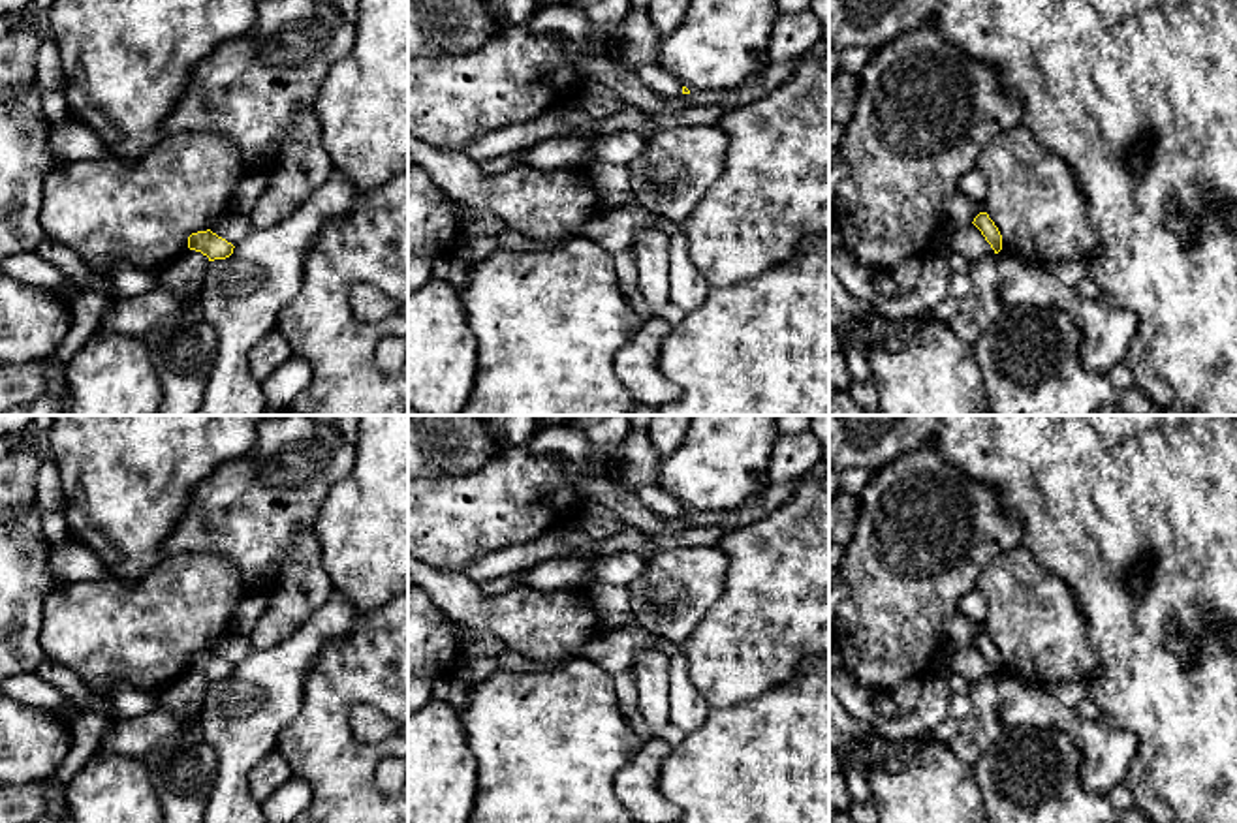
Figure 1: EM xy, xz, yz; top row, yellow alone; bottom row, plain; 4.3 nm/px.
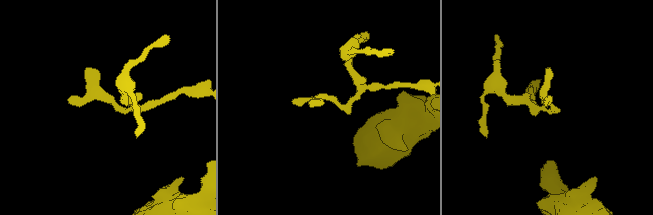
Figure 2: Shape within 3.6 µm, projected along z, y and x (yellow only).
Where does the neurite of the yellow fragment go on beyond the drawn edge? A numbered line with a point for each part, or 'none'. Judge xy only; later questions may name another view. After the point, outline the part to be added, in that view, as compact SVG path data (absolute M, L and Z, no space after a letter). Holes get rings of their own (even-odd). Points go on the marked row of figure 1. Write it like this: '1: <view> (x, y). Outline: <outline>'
none

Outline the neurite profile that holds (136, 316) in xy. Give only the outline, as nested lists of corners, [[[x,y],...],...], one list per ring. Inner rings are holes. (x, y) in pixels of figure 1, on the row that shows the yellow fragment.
[[[154,287],[137,297],[118,297],[103,312],[100,331],[143,338],[158,321],[180,312],[201,312],[199,297],[182,301],[169,289]]]

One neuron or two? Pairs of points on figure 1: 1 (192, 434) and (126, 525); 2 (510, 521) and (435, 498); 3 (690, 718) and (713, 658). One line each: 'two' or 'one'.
1: one
2: one
3: two

